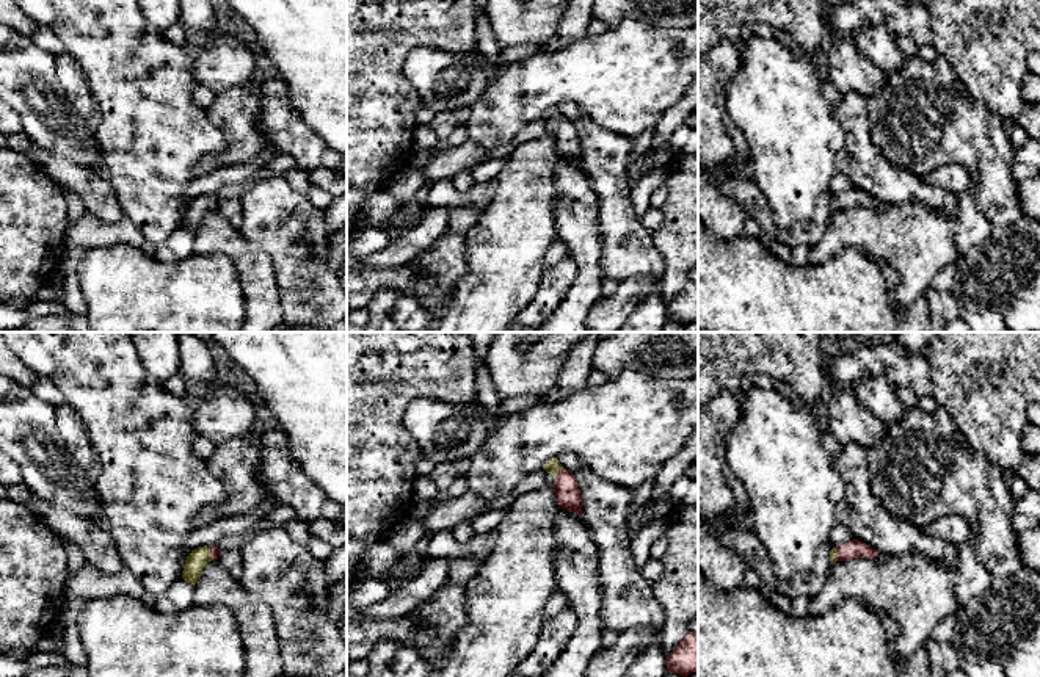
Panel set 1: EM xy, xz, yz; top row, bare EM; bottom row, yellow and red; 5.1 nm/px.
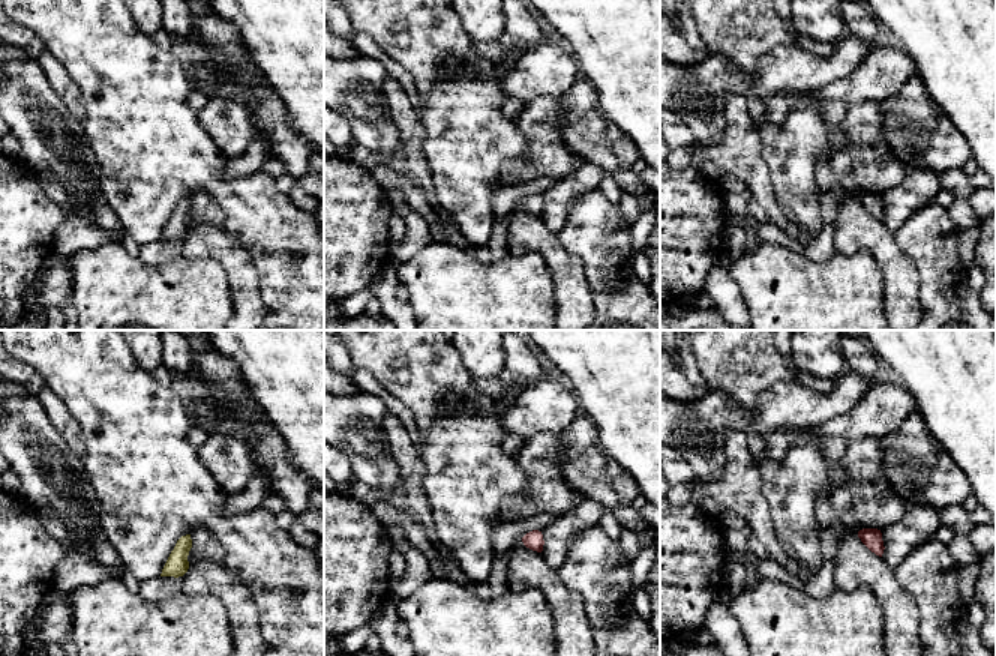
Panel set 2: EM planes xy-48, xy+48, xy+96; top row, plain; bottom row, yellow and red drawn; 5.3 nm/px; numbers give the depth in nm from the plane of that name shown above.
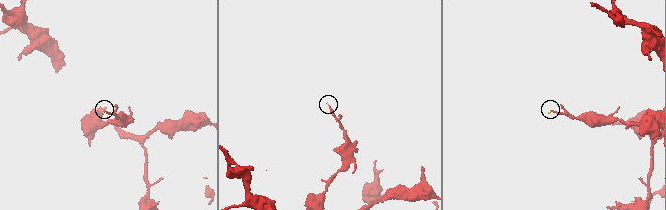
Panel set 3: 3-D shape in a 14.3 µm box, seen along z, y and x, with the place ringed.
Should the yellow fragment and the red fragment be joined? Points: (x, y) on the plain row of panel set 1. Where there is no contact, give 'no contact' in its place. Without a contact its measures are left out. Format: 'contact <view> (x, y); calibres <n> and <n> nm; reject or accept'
contact xz (559, 119); calibres 80 and 130 nm; accept

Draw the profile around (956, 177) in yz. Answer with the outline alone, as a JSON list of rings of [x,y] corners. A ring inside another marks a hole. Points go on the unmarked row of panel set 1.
[[[955,163],[933,169],[922,180],[960,196],[971,185],[973,177],[963,165]]]

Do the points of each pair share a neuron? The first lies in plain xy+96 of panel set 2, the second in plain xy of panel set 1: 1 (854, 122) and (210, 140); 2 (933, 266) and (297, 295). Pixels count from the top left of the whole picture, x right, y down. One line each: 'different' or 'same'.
1: different
2: same

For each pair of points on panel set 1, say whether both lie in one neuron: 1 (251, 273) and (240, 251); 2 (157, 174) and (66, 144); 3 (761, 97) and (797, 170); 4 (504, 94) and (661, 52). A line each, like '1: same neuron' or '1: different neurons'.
1: same neuron
2: different neurons
3: same neuron
4: same neuron

